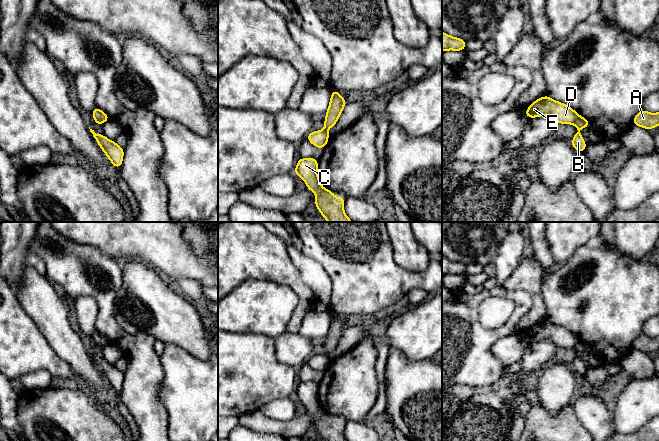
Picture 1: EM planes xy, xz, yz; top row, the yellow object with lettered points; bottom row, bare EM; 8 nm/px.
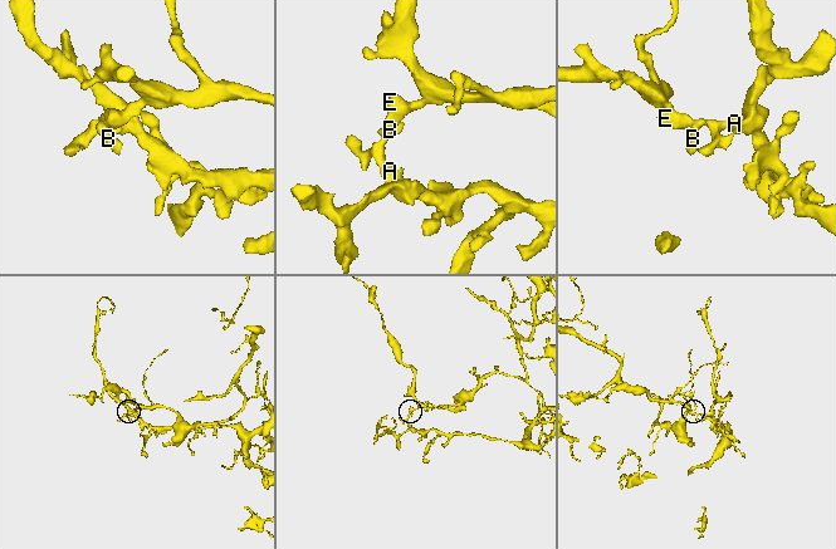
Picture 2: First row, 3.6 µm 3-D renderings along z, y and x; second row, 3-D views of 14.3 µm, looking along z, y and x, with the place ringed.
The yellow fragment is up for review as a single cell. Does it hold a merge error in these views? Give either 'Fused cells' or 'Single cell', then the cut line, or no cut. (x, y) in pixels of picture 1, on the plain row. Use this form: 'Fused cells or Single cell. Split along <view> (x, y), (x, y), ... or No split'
Fused cells. Split along yz (578, 339), (573, 347)

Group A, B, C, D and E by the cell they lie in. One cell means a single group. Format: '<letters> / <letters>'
A B C / D E

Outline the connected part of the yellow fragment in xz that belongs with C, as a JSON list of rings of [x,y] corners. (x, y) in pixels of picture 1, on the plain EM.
[[[299,382],[294,398],[301,401],[307,414],[314,415],[316,423],[314,429],[323,441],[347,441],[343,429],[346,420],[334,421],[334,415],[322,411],[318,401],[318,382]]]

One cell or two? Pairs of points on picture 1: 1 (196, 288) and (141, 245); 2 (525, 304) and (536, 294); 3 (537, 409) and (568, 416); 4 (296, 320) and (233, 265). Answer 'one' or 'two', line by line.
1: two
2: two
3: one
4: one

